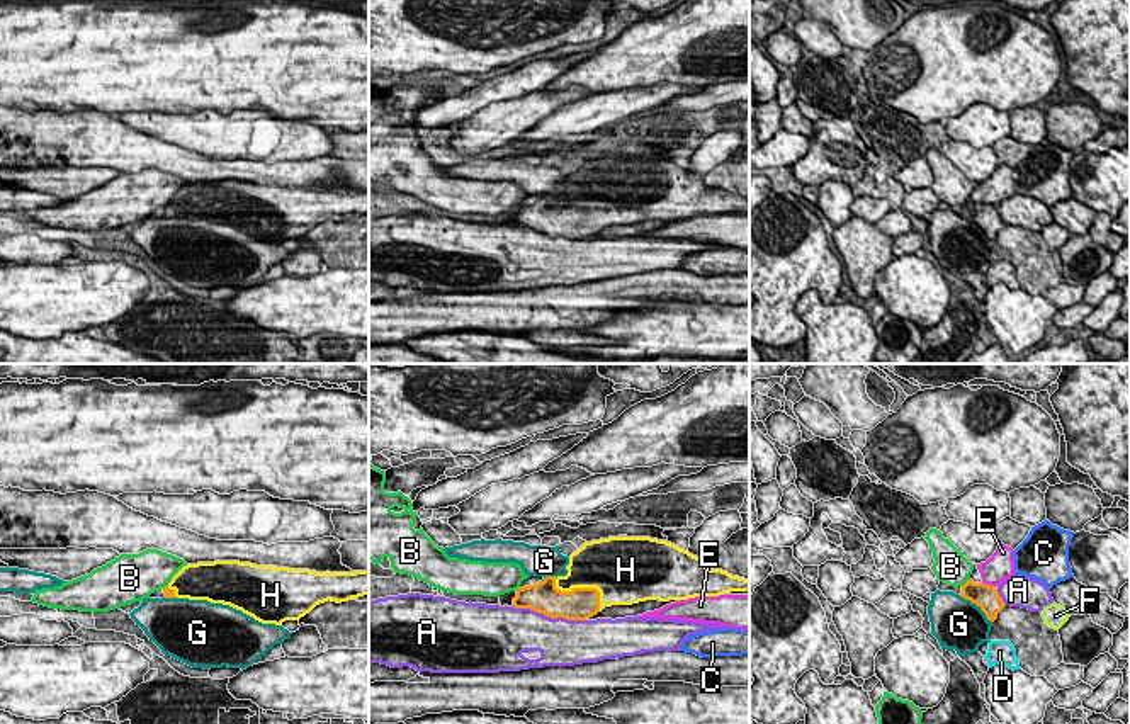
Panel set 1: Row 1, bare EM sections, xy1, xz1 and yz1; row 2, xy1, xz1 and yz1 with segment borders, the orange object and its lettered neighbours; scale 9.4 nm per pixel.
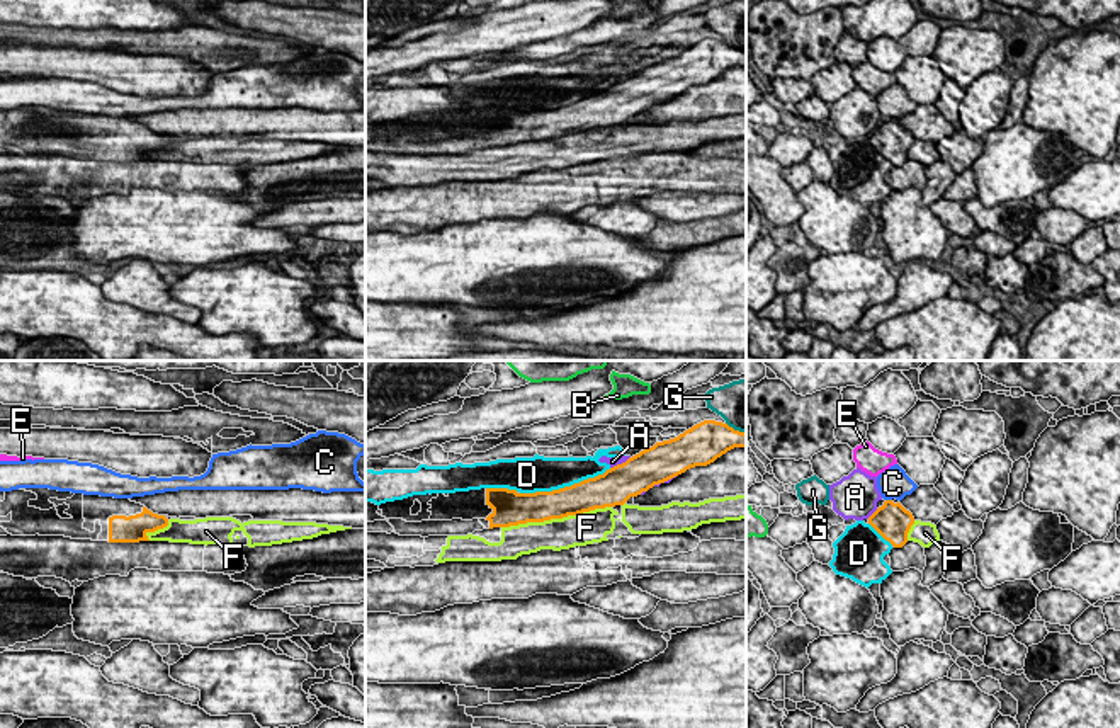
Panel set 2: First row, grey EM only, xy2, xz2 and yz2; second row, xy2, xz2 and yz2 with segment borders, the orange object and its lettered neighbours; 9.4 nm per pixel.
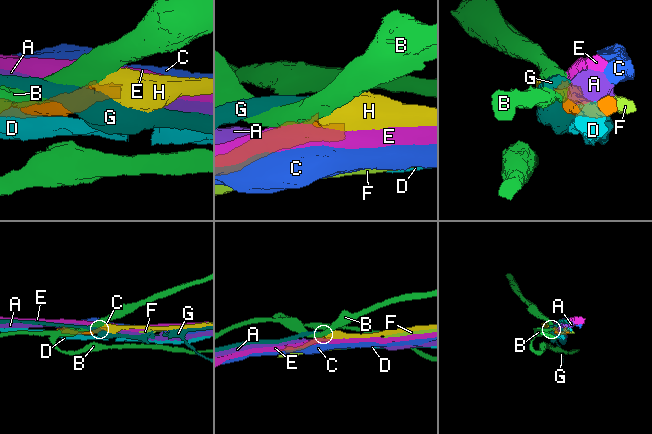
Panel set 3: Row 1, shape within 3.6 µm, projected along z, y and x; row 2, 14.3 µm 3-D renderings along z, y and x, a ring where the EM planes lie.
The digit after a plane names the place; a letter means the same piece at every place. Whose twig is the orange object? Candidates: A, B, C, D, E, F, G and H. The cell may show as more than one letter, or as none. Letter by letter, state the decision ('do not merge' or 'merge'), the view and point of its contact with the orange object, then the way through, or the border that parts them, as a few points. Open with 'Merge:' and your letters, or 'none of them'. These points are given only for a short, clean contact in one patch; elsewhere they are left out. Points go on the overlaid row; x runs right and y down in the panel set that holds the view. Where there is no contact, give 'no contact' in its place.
Merge: H
A: do not merge; contact xz1 (549, 616)
B: do not merge; contact yz1 (966, 583); border yz1 (969, 578), (962, 587)
C: do not merge; contact yz2 (889, 500); border yz2 (886, 499), (891, 500)
D: do not merge; contact xz2 (565, 487)
E: do not merge; contact yz1 (988, 585)
F: do not merge; contact xz2 (556, 517)
G: do not merge; contact yz1 (976, 604)
H: merge; contact xz1 (583, 588)

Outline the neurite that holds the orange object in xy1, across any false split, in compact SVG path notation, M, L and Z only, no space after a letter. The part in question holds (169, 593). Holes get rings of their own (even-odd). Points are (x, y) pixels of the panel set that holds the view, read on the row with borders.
M240 561L184 566L163 588L165 598L229 605L262 624L299 620L328 600L342 603L369 595L369 571L316 573Z

